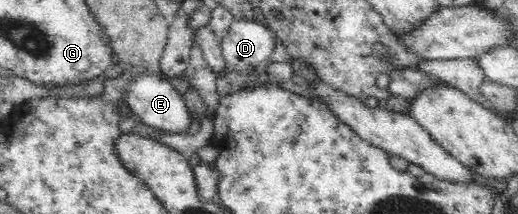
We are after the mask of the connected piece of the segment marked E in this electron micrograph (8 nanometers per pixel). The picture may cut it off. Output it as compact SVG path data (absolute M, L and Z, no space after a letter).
M145 72L134 77L126 92L124 103L127 109L134 115L139 115L143 123L171 134L187 132L194 114L189 113L187 103L183 100L183 94L179 93L172 81L163 79L159 74Z

